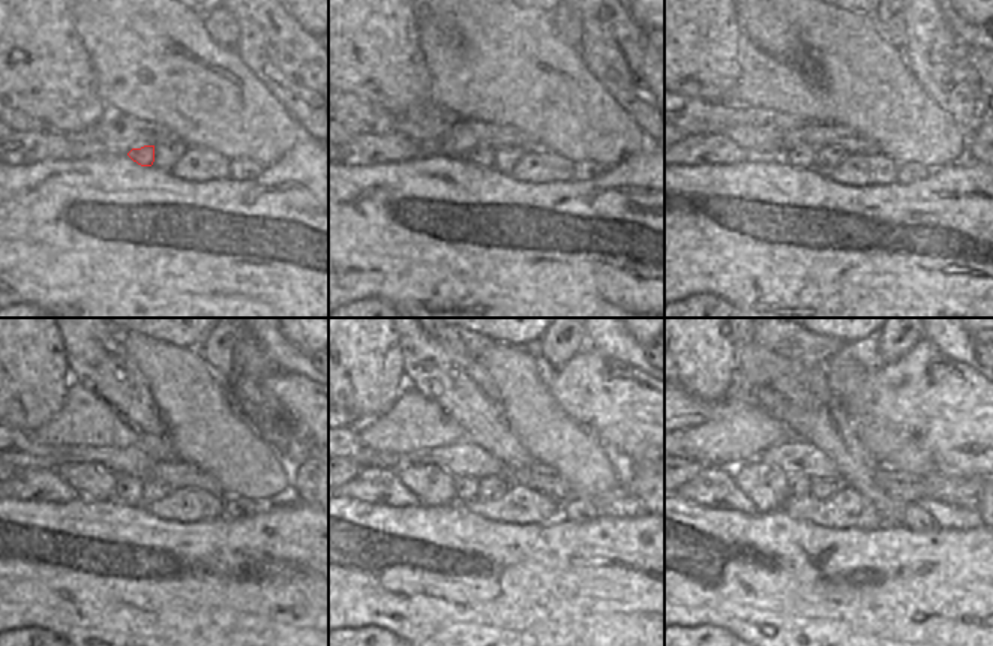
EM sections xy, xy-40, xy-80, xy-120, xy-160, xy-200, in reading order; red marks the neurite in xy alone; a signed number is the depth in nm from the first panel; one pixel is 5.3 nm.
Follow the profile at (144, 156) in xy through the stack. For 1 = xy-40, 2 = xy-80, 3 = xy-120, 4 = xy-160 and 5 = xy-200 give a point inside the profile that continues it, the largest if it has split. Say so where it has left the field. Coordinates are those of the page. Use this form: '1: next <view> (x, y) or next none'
1: next xy-40 (479, 156)
2: next xy-80 (803, 155)
3: next xy-120 (129, 490)
4: next xy-160 (465, 486)
5: next xy-200 (800, 484)

